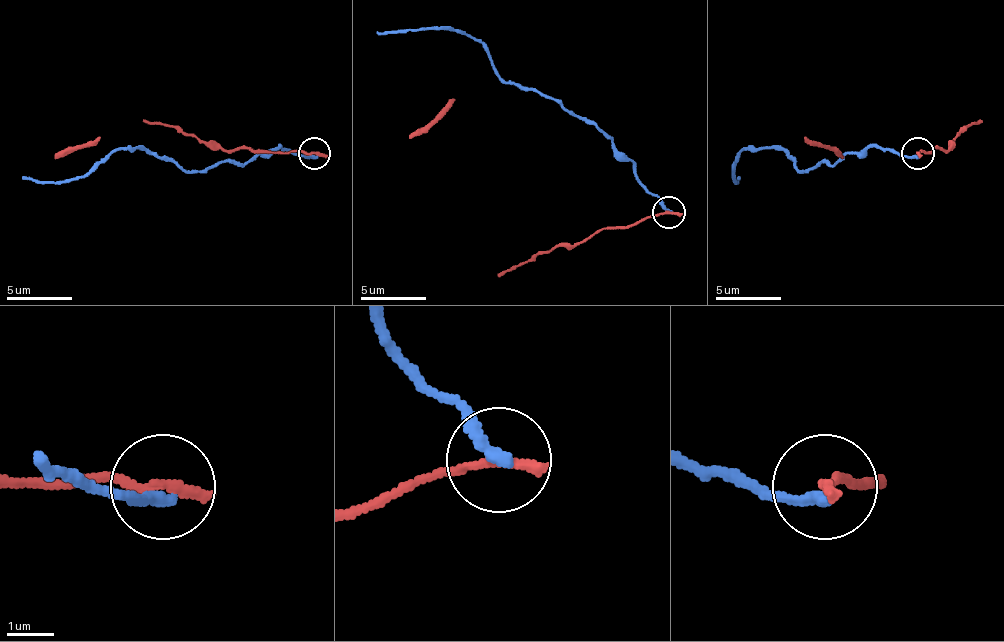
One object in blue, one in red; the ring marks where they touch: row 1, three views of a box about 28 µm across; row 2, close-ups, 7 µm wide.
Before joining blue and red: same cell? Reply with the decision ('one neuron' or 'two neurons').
two neurons

